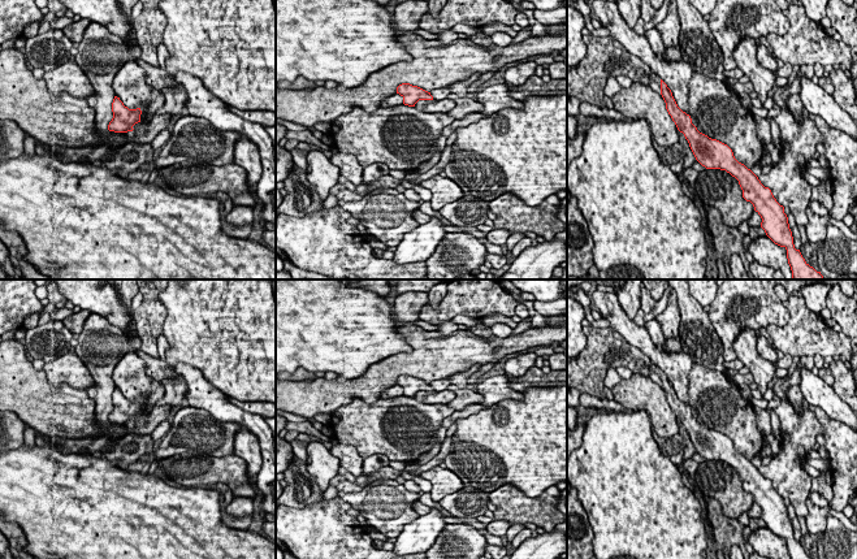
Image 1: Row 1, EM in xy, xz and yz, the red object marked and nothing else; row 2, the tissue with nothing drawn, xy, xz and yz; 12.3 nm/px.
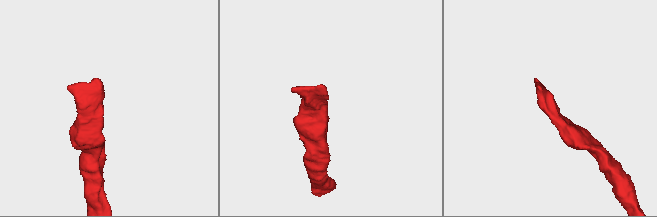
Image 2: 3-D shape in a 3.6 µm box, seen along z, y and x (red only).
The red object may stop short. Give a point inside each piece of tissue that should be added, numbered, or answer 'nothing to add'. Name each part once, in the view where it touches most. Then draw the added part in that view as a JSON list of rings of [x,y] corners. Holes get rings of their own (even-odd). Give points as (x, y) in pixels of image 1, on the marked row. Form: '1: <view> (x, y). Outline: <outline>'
1: yz (654, 83). Outline: [[[654,73],[649,75],[650,82],[649,87],[653,88],[655,92],[661,92],[661,78]]]

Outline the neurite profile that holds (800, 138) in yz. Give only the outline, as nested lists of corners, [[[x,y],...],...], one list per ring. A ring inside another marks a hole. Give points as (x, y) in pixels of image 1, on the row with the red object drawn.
[[[802,105],[802,120],[796,121],[783,107],[774,117],[783,142],[782,159],[767,174],[758,177],[761,183],[771,190],[776,202],[789,208],[796,224],[802,226],[808,225],[806,208],[810,204],[813,186],[802,177],[801,168],[808,168],[808,161],[817,152],[817,144],[823,143],[823,135],[809,114]]]

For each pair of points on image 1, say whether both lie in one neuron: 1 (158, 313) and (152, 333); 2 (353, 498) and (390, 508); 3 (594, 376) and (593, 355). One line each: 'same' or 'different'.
1: same
2: same
3: same

